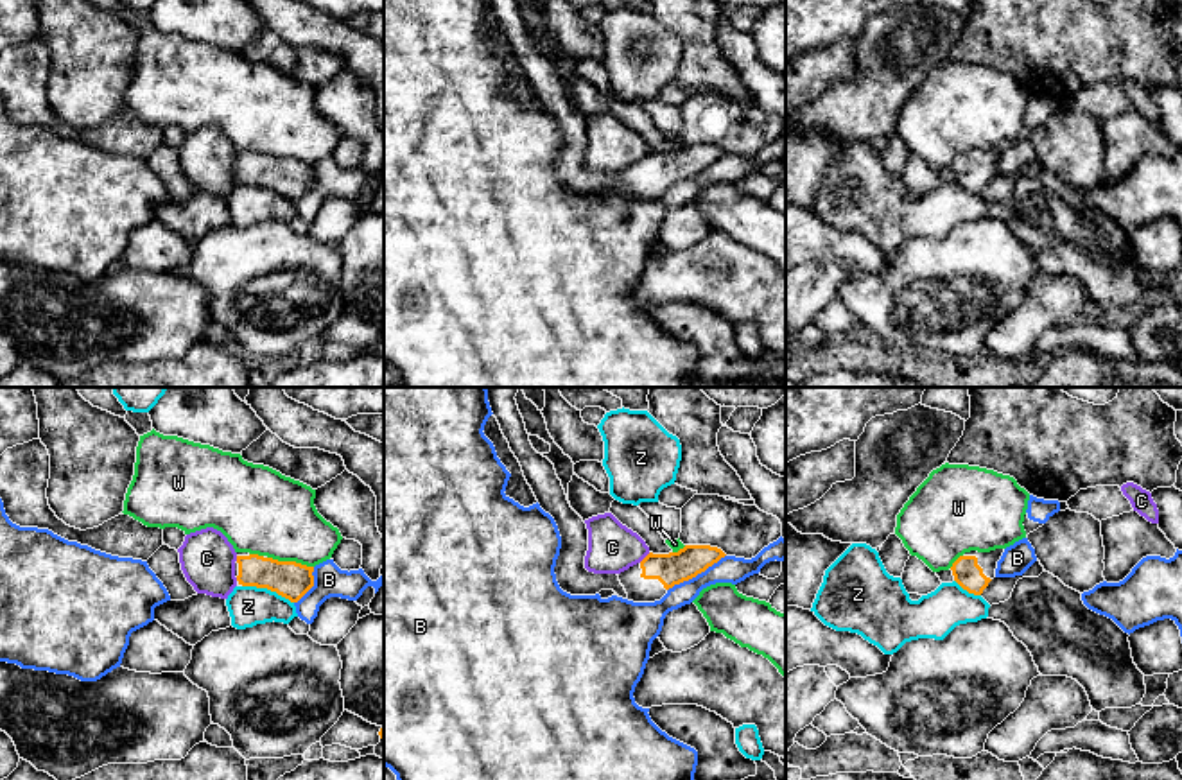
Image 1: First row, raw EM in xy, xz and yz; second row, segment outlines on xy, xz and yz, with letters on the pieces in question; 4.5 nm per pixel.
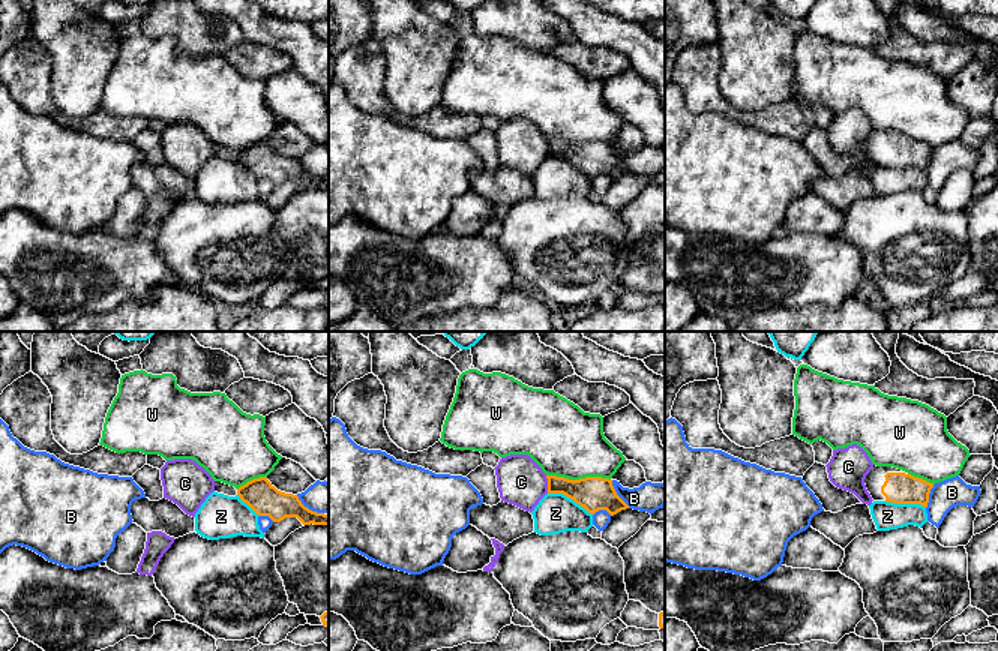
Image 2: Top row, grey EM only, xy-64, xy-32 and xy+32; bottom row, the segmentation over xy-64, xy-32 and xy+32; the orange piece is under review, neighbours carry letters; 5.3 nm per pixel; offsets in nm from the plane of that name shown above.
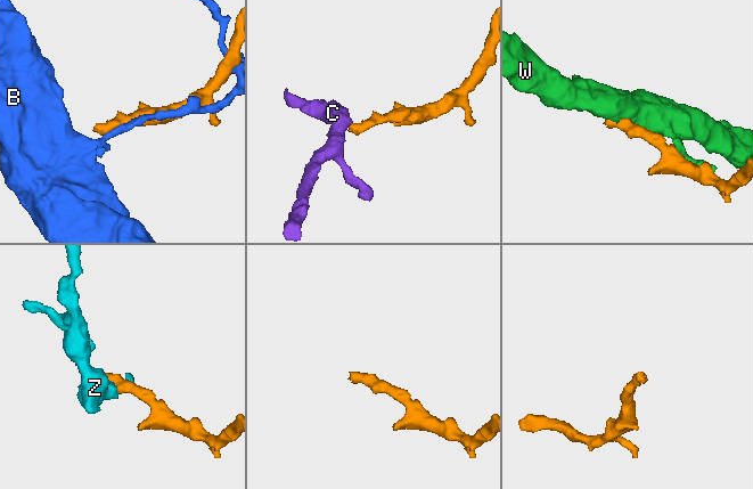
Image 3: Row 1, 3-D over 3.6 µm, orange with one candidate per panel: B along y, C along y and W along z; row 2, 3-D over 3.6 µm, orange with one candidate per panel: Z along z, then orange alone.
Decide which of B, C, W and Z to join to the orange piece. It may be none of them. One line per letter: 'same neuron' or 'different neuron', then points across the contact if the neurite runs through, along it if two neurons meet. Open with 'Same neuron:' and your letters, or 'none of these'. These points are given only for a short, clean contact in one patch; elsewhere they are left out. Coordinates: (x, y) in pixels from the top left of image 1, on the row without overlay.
Same neuron: none of these
B: different neuron
C: different neuron; border along xz (650, 151), (639, 160)
W: different neuron
Z: different neuron; border along xy (243, 183), (275, 189), (293, 201)

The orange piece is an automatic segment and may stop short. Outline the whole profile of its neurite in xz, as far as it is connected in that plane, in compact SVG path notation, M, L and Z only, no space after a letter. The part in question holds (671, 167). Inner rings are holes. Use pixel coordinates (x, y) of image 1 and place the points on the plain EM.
M685 143L678 151L649 151L640 161L617 172L633 201L660 199L669 186L696 176L726 152L710 143Z

